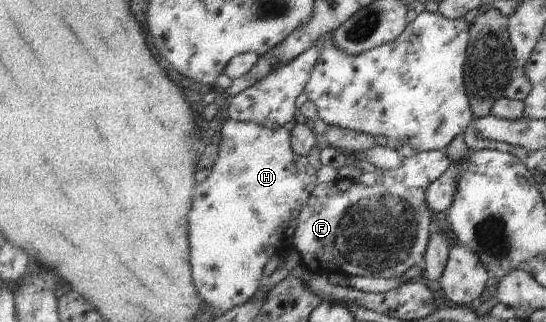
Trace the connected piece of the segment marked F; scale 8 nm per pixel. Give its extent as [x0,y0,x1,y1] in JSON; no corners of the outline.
[294,151,451,279]

